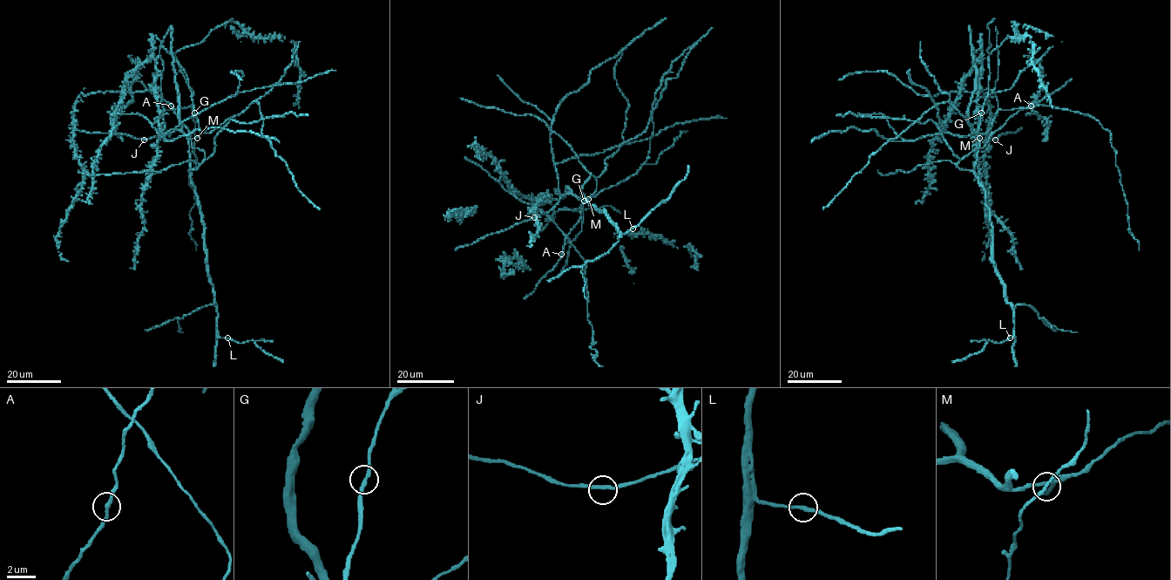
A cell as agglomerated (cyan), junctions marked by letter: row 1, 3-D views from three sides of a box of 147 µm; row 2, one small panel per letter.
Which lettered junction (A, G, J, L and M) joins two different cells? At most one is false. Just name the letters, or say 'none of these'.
none of these

